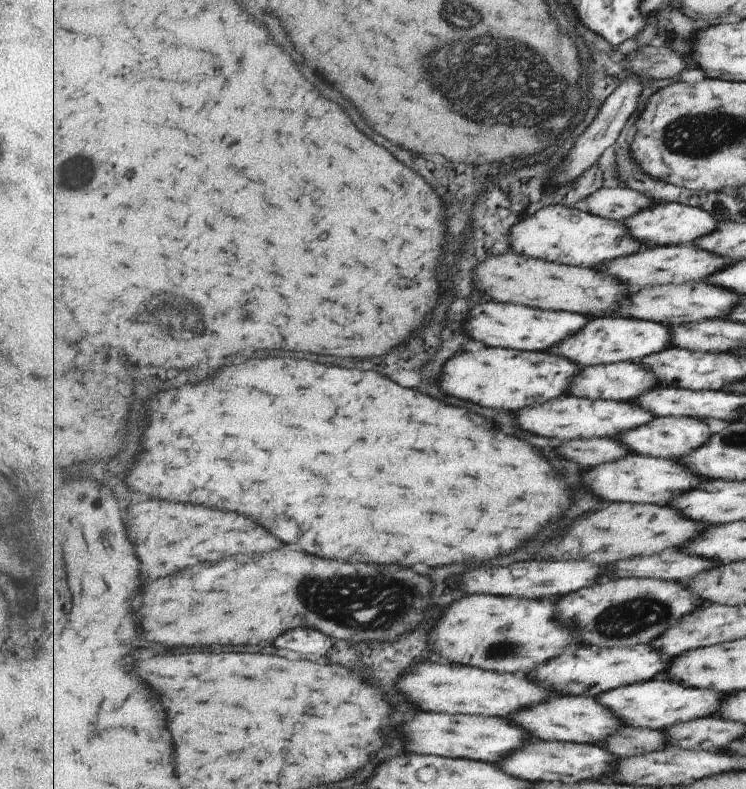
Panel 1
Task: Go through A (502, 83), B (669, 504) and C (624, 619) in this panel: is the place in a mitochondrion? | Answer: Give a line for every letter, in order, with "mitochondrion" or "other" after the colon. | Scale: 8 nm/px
A: mitochondrion
B: other
C: mitochondrion

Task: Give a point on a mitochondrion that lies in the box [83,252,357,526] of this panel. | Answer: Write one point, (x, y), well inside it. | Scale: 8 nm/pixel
(181, 316)

